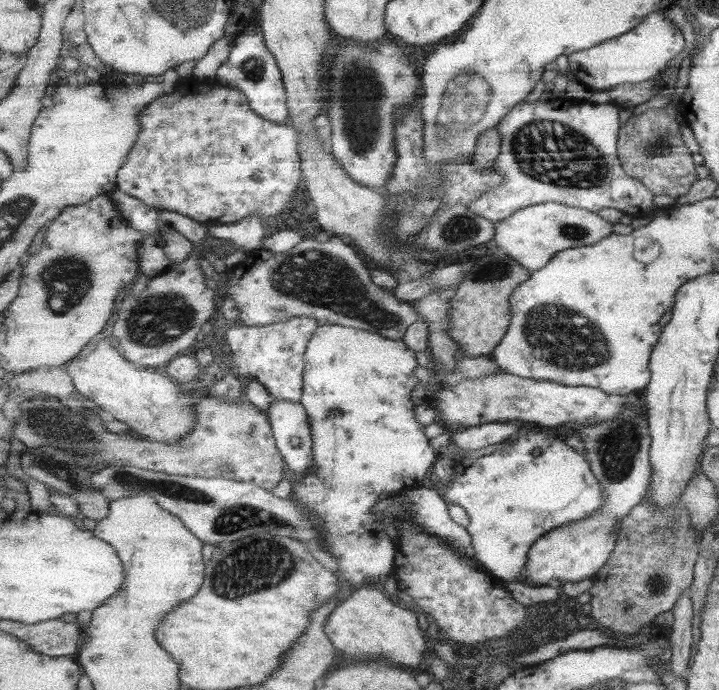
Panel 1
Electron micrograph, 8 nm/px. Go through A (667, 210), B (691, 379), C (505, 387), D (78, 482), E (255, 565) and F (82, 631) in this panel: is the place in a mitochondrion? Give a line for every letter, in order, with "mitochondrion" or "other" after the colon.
A: other
B: other
C: other
D: mitochondrion
E: mitochondrion
F: other

